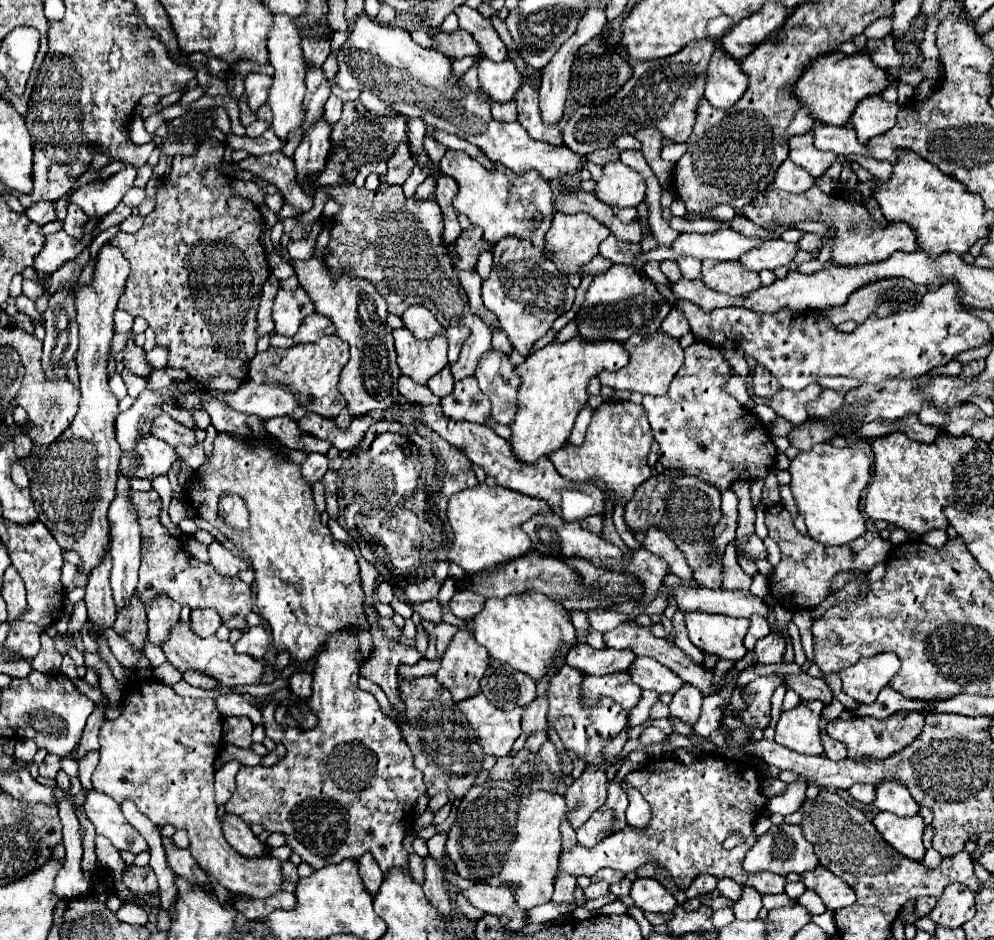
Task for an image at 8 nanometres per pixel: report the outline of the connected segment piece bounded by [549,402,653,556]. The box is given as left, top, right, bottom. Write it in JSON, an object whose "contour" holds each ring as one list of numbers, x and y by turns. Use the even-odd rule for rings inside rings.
{"contour":[[605,402,597,412,593,412,591,424,587,428,587,436,581,448,563,446,549,454,549,460,557,468,557,472,573,482,595,482,601,480,607,484,607,488,613,492,613,498,607,498,605,502,605,520,603,520,603,532,601,538,619,546,625,556,631,554,631,548,621,540,615,524,613,524,613,508,615,502,625,504,629,496,633,496,637,484,643,484,651,478,651,470,647,466,647,454,653,442,651,426,647,422,645,410,639,404,633,402]]}

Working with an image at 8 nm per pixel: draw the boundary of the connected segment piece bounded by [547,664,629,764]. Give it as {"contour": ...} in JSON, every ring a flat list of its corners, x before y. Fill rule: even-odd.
{"contour":[[563,664,557,674,549,680,547,698,549,698,549,724,559,734,563,746,573,752,577,758,581,758,587,764,599,764,603,760,603,748,609,738,615,738,619,732,627,728,627,716,629,712,623,710,615,700,601,698,595,704,585,704,581,694,583,684,583,672,577,668,569,668,569,664]]}

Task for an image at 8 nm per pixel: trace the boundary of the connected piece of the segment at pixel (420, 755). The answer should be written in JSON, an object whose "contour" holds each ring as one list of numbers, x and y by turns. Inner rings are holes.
{"contour":[[423,676,413,682,401,680,401,696,407,706,405,718,409,724,401,724,401,714,397,710,393,712,397,714,397,724,405,732,405,742,413,752,415,768,425,774,427,794,435,796,437,792,451,792,457,798,463,798,463,794,473,786,473,780,485,758,481,746,475,742,477,736,473,728,469,728,465,716,457,712,451,692,439,684,435,676]]}

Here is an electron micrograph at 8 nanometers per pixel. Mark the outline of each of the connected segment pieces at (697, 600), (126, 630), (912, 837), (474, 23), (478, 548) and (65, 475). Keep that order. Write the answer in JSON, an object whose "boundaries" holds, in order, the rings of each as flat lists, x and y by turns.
{"boundaries":[[[671,588,669,598,677,600,677,606,683,614,687,612,713,612,725,616,745,616,759,614,769,616,769,606,765,600,753,596,749,590,707,590,707,588]],[[133,592,129,604,117,612,117,620,113,630,127,638,137,650,143,650,143,642,147,638,147,620,145,620,145,606]],[[879,812,873,820,877,832,883,836,887,844,891,844,901,856,923,862,923,818,913,816,913,818,899,818,889,812]],[[465,4,461,8,457,8,455,14,459,16,459,28,467,30,475,38,483,56,487,56,493,62,503,62,503,60,509,58,509,50,501,42,501,38,495,32,491,20,483,18,477,10,473,10]],[[477,484,477,488,459,492,449,500,447,508,447,518,455,534,447,552,447,560,461,566,467,574,477,574,493,568,499,562,505,562,507,558,521,556,531,548,531,540,525,532,521,532,521,524,537,512,549,510,551,508,545,504,545,500,533,500,503,486,491,488,487,484]],[[105,244,97,256,95,274,91,286,77,286,77,322,79,322,79,350,77,350,77,366,79,366,79,382,81,382,81,404,79,412,67,432,61,434,61,440,55,440,47,448,39,450,33,472,29,474,29,488,33,494,33,504,39,520,53,532,55,540,63,550,75,550,81,556,79,572,91,574,91,570,105,558,105,550,109,546,109,520,107,510,115,496,115,482,119,474,119,458,121,448,115,440,115,420,119,414,119,400,109,390,107,376,107,358,113,340,113,312,117,310,117,302,123,294,125,280,129,276,129,262,121,256,119,248]]]}

